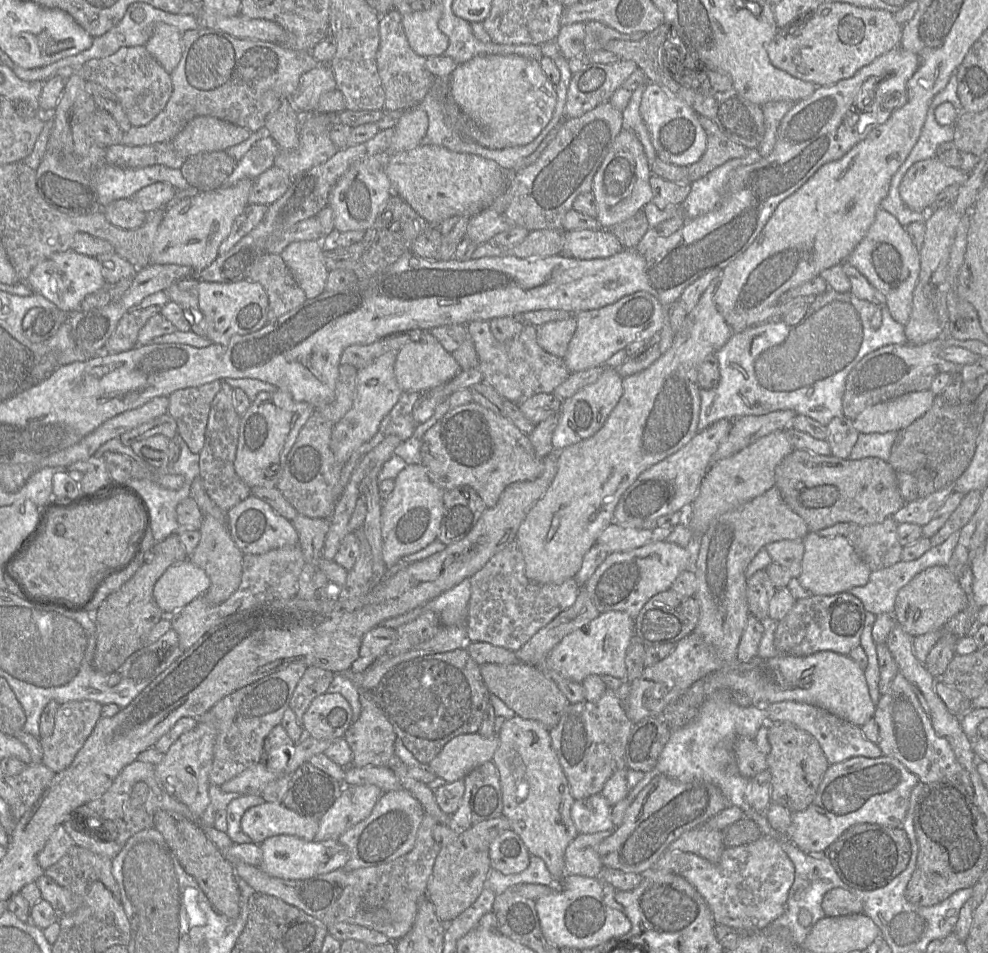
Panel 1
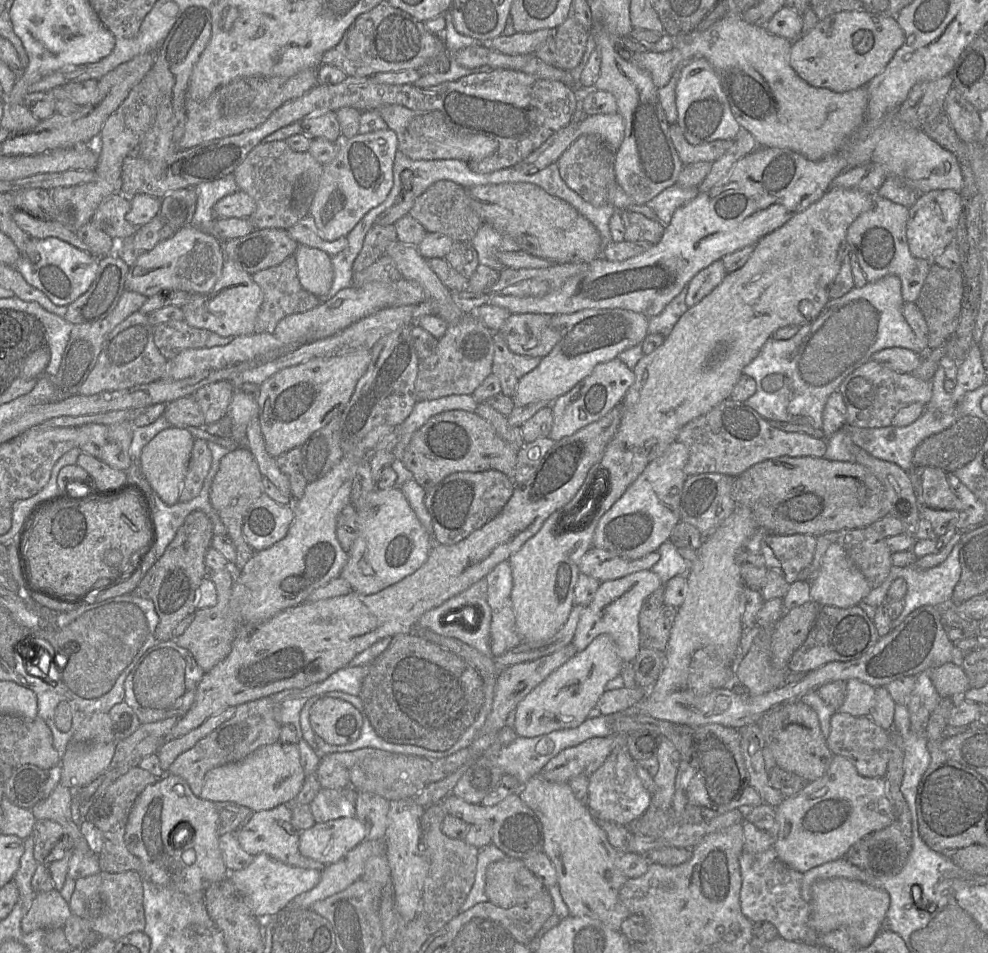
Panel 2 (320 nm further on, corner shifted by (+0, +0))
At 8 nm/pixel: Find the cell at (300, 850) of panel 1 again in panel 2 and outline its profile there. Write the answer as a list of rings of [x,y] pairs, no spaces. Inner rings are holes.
[[[267,854],[255,856],[244,869],[230,871],[229,879],[242,895],[252,913],[260,920],[271,919],[300,894],[311,890],[320,880],[321,871],[289,866]]]

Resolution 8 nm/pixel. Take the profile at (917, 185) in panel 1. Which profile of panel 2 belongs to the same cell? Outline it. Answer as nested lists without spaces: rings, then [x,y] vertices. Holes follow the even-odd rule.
[[[944,189],[919,194],[915,203],[909,208],[906,223],[906,238],[911,254],[932,262],[938,253],[948,245],[954,244],[960,215],[961,197],[958,192]]]

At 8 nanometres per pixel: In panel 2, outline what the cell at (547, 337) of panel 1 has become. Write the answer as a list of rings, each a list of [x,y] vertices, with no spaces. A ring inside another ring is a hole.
[[[510,314],[499,332],[515,354],[543,358],[559,342],[560,334],[551,324],[553,315]]]

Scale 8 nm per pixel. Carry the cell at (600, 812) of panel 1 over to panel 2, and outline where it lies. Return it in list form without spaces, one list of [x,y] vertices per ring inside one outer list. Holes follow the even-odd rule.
[[[626,746],[616,747],[604,763],[588,777],[588,782],[587,807],[596,820],[628,826],[644,814],[651,803],[651,793],[643,786],[636,772],[636,762]]]

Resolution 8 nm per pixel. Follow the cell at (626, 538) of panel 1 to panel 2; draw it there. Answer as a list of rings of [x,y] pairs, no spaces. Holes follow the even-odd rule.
[[[591,547],[581,558],[579,573],[591,576],[599,582],[615,580],[639,572],[651,570],[660,559],[658,551],[636,560],[627,560],[608,550]]]

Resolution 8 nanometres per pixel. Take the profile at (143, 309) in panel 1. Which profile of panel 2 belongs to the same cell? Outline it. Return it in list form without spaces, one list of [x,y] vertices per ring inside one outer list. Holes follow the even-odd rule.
[[[136,311],[110,332],[93,370],[79,389],[79,395],[91,396],[158,381],[166,377],[167,362],[154,343],[153,327],[147,315]]]

